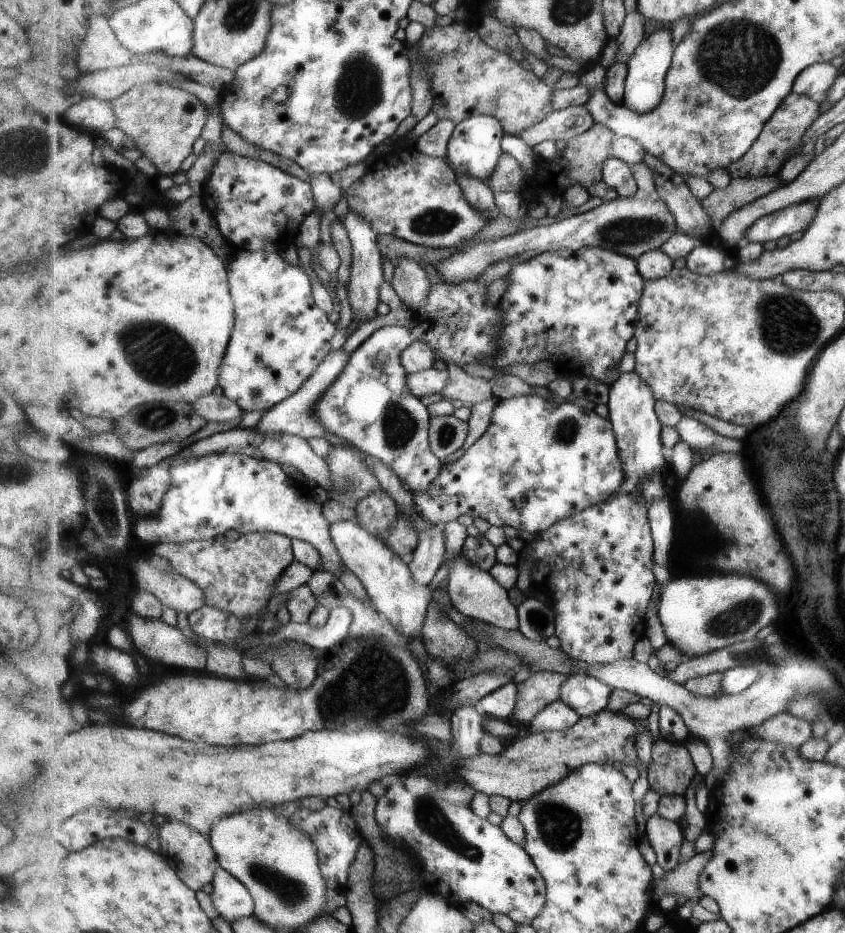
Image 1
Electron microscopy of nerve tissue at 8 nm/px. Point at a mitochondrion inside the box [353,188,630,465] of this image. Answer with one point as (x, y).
(399, 427)

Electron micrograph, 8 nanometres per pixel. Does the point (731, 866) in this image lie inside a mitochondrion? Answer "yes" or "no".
no

